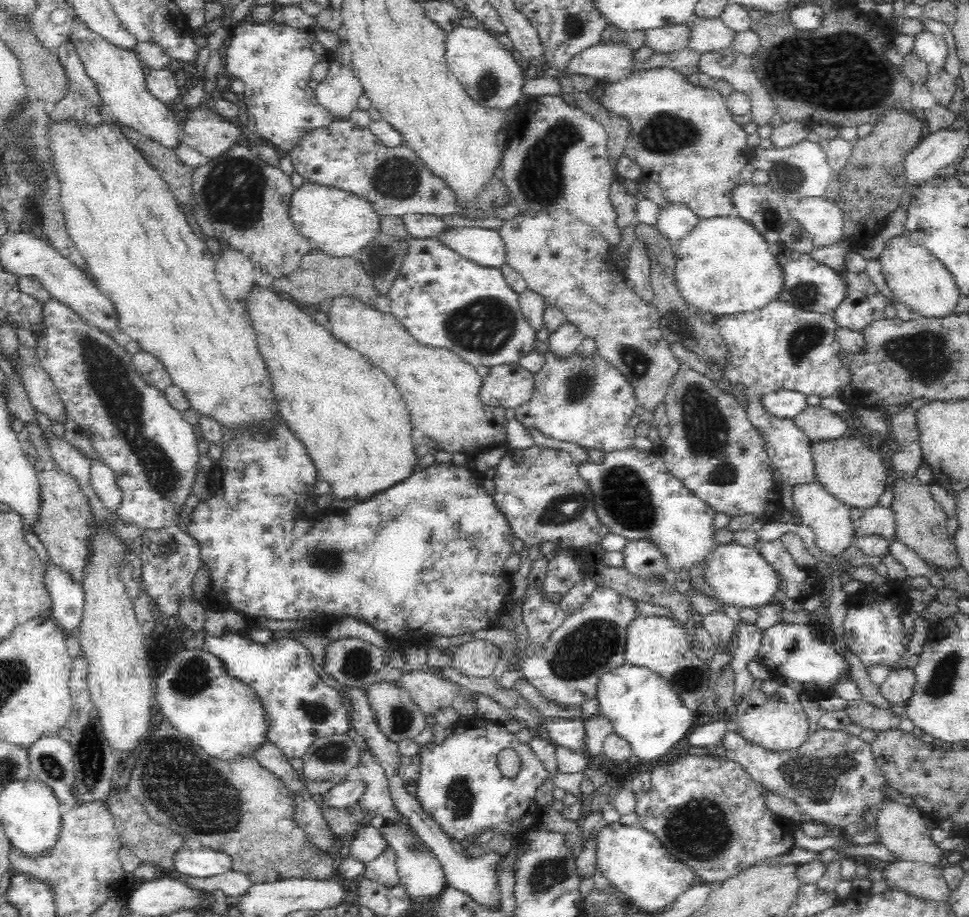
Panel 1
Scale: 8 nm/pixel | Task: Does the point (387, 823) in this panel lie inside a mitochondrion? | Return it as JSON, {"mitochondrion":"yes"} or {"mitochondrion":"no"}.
{"mitochondrion":"no"}

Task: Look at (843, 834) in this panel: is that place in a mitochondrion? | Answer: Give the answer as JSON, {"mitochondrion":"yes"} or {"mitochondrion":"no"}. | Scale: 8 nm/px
{"mitochondrion":"no"}

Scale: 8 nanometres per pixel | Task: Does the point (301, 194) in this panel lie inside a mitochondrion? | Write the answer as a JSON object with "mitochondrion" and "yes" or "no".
{"mitochondrion":"no"}

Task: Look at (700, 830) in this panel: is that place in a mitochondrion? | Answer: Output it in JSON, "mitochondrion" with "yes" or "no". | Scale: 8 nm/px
{"mitochondrion":"yes"}

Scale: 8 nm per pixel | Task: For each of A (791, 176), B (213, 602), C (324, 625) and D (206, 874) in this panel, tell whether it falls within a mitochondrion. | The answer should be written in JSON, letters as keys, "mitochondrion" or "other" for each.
{"A":"mitochondrion","B":"other","C":"other","D":"other"}

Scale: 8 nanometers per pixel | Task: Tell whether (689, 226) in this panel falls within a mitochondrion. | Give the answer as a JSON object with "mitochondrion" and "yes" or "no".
{"mitochondrion":"no"}

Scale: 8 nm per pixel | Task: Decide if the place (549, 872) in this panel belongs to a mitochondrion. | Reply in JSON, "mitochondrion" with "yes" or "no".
{"mitochondrion":"yes"}

